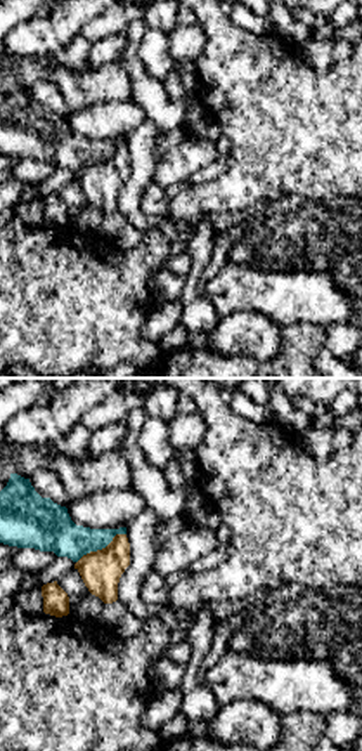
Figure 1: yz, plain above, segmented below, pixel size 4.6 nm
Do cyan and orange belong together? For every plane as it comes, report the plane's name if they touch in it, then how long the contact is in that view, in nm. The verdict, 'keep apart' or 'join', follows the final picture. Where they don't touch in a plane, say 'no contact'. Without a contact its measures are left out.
meets cyan in yz; contact 280 nm long

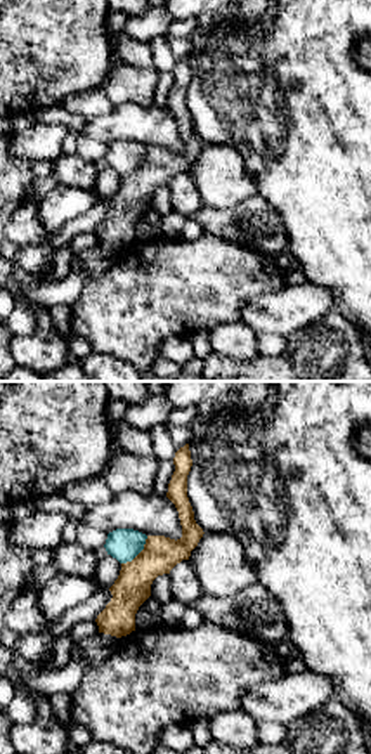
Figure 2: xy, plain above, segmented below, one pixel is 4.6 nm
meets cyan in xy; contact 180 nm long

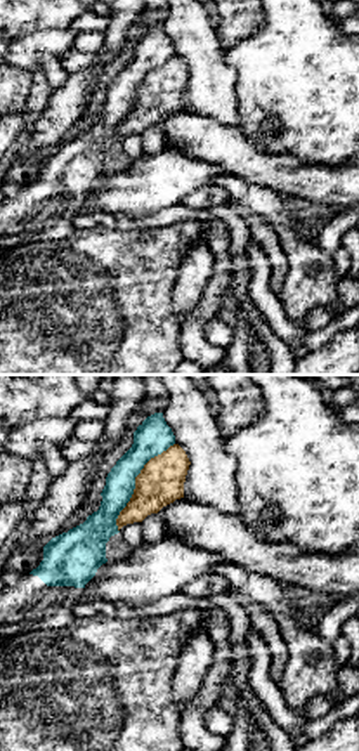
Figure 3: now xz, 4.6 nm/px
meets cyan in xz; contact 480 nm long

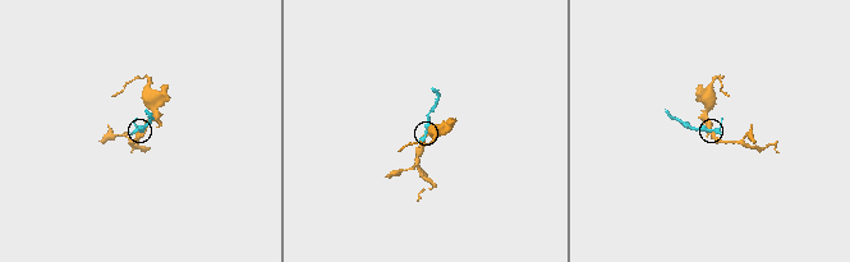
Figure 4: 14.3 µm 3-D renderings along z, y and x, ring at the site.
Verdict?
keep apart

